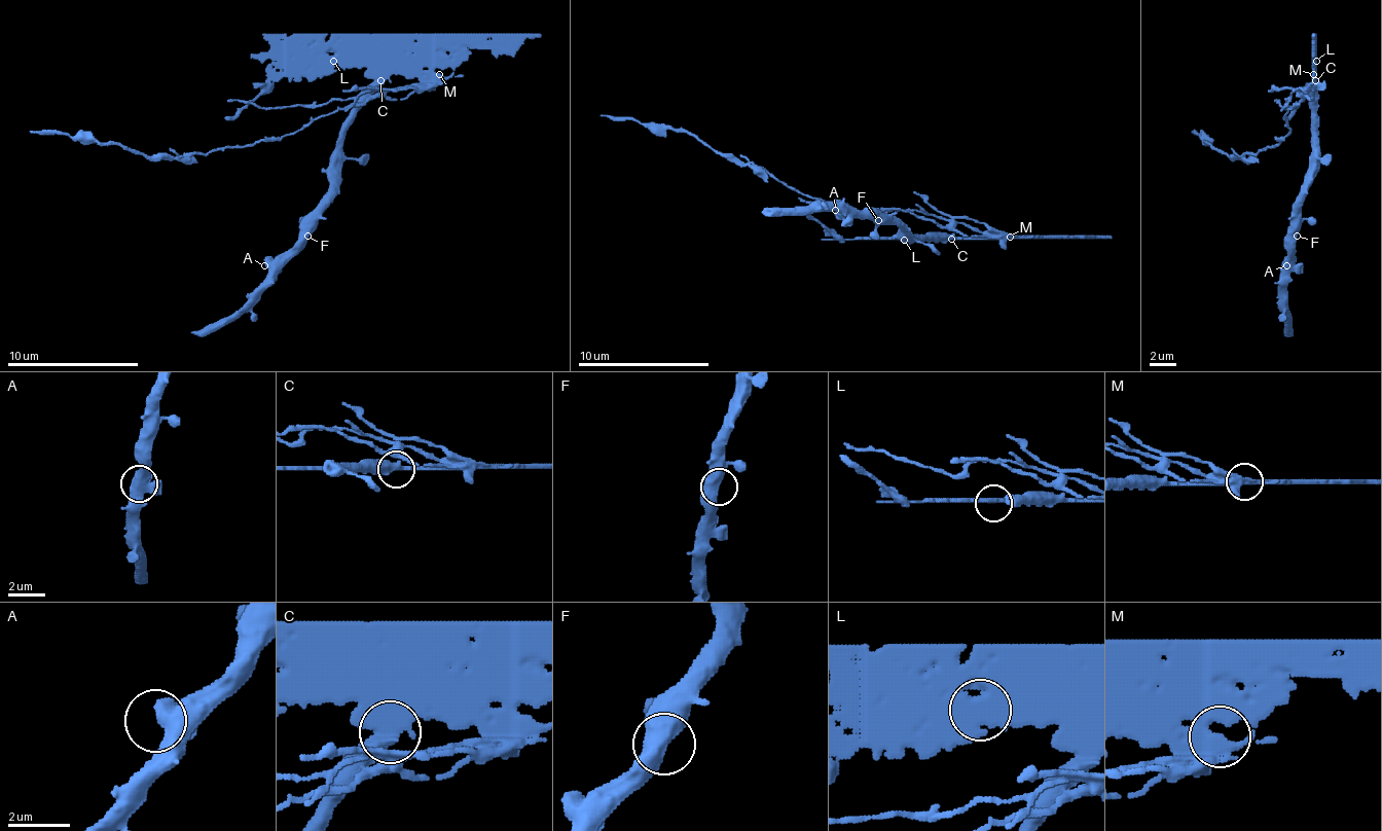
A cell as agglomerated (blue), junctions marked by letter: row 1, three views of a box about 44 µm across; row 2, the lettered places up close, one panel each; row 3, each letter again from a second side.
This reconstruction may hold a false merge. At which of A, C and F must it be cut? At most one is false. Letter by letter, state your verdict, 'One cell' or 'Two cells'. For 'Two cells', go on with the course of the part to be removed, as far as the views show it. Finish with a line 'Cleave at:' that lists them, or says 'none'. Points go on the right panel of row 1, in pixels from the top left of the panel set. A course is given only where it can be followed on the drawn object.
A: One cell
C: Two cells. Course of the part to remove: (1316, 80), (1316, 74), (1300, 91), (1303, 97), (1286, 110), (1290, 131), (1257, 153), (1231, 156), (1191, 131)
F: One cell
Cleave at: C

